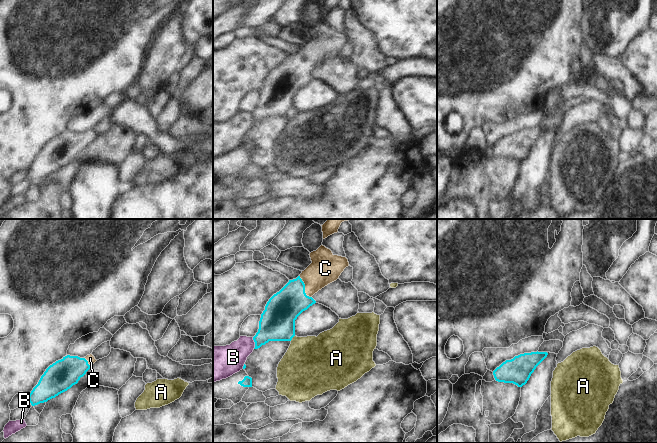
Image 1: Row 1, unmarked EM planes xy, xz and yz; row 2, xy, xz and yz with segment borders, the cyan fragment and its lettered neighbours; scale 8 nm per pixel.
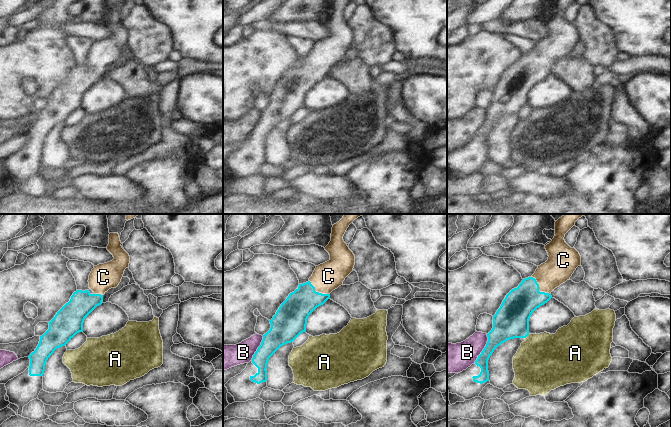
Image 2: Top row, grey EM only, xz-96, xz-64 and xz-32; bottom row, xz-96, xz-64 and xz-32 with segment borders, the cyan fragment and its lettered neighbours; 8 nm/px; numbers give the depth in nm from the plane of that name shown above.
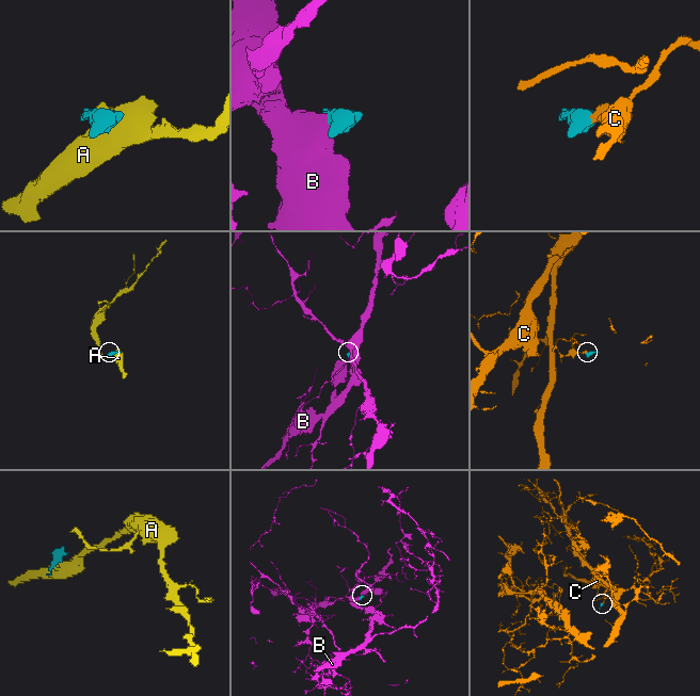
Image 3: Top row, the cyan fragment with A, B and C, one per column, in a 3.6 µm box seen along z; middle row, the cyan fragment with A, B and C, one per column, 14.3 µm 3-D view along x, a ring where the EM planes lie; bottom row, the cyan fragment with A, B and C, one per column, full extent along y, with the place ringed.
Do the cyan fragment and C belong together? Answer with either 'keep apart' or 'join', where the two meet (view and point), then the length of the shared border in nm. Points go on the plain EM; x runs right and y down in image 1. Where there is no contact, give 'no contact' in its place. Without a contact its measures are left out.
join | xz (304, 64) | 200 nm

